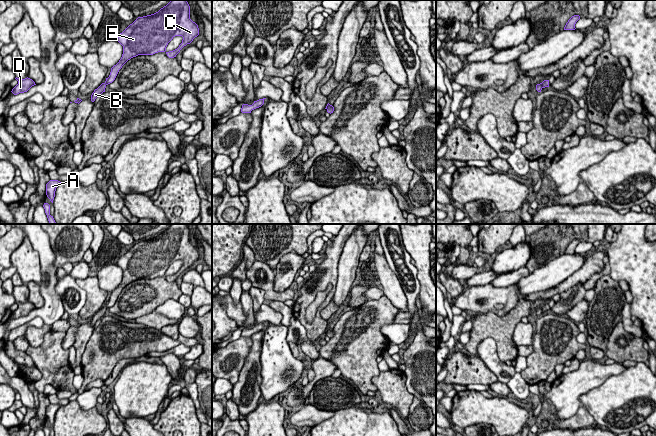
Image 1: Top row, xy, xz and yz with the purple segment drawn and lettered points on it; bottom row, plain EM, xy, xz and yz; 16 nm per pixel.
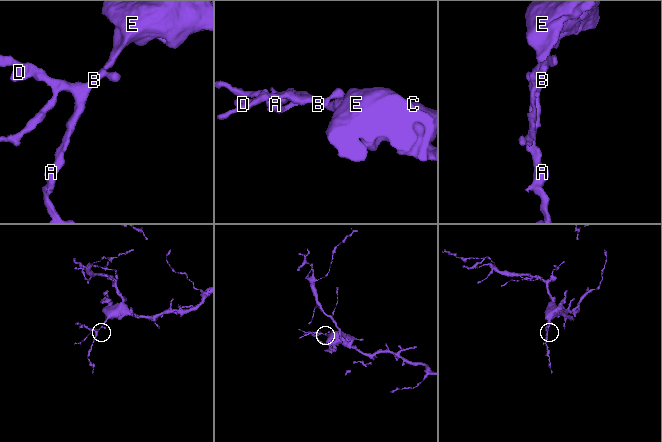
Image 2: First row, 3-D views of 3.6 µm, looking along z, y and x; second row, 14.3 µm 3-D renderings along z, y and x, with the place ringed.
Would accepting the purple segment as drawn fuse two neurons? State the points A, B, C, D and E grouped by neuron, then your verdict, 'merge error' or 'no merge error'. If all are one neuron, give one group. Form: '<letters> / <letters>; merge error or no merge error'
A B C D E; no merge error

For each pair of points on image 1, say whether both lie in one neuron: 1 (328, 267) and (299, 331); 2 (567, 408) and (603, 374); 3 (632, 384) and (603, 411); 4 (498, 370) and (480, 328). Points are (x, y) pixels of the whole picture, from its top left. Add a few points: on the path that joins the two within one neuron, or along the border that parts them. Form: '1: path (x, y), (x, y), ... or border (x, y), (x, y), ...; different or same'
1: border (293, 316), (305, 328), (307, 338); different
2: path (569, 397), (592, 374); same
3: path (625, 391), (610, 405); same
4: border (477, 345), (486, 338), (492, 338), (499, 358); different

